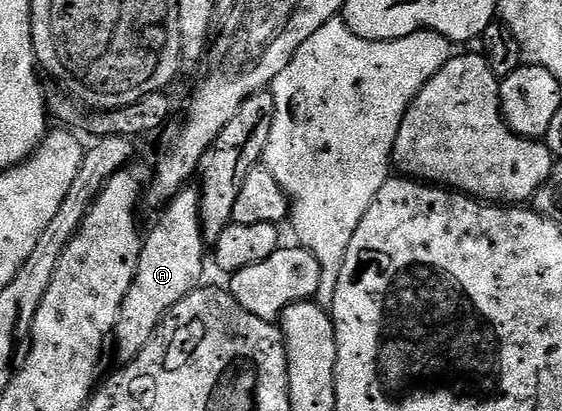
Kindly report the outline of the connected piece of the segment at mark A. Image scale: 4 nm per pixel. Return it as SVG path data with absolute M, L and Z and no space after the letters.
M186 188L180 190L174 198L164 203L161 215L157 223L144 235L141 243L141 255L139 256L139 268L131 288L127 288L127 296L121 305L121 311L117 317L117 329L115 331L115 342L117 338L117 354L121 360L133 358L144 348L147 340L159 328L161 321L187 296L192 290L202 285L201 273L205 270L205 258L207 262L207 247L203 240L201 231L201 192L197 188Z

